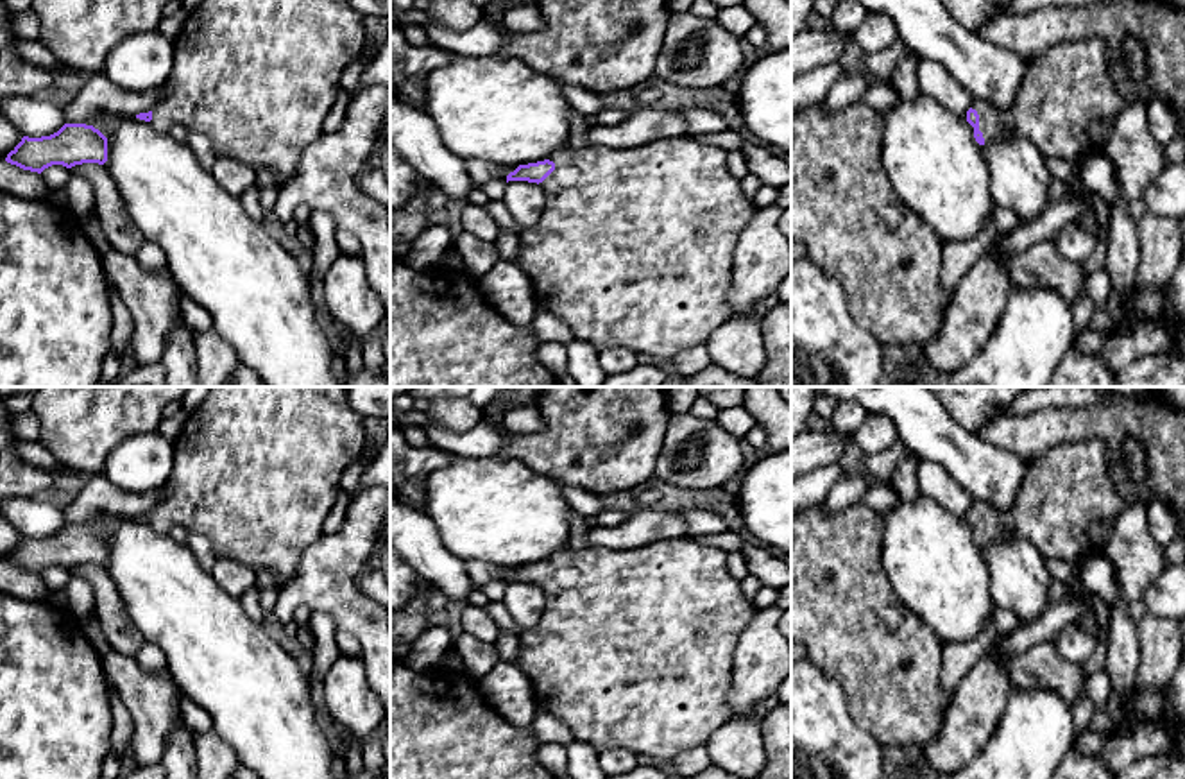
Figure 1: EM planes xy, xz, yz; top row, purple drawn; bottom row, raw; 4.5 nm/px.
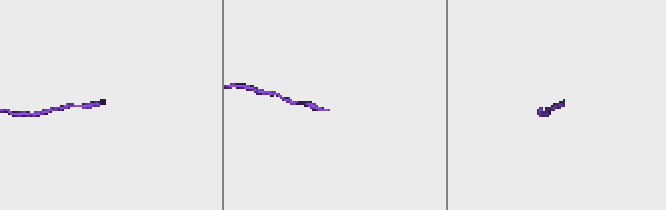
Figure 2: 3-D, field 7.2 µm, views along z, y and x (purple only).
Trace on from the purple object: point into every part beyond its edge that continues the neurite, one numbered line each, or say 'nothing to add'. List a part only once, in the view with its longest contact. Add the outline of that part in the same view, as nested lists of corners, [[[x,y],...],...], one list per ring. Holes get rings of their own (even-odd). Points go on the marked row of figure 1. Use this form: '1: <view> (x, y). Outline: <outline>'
1: yz (1067, 102). Outline: [[[1101,38],[1063,41],[1026,59],[1026,73],[1010,109],[974,98],[985,143],[1002,134],[1029,140],[1045,158],[1083,161],[1103,152],[1126,107]]]

